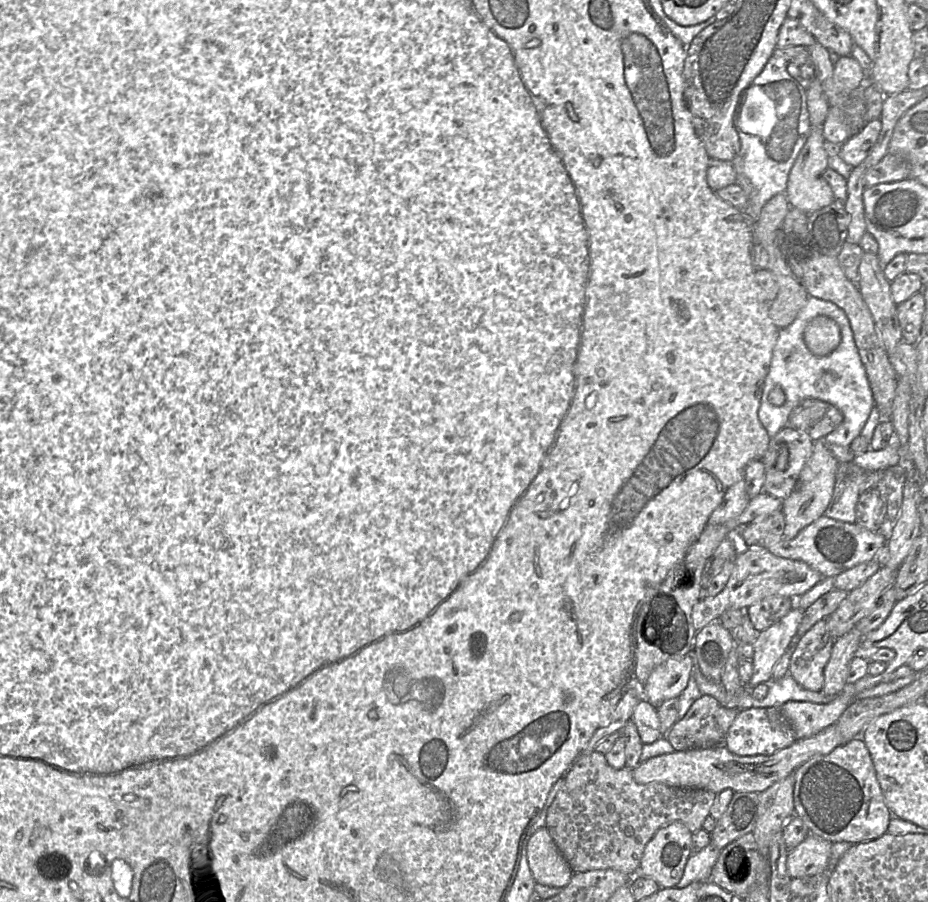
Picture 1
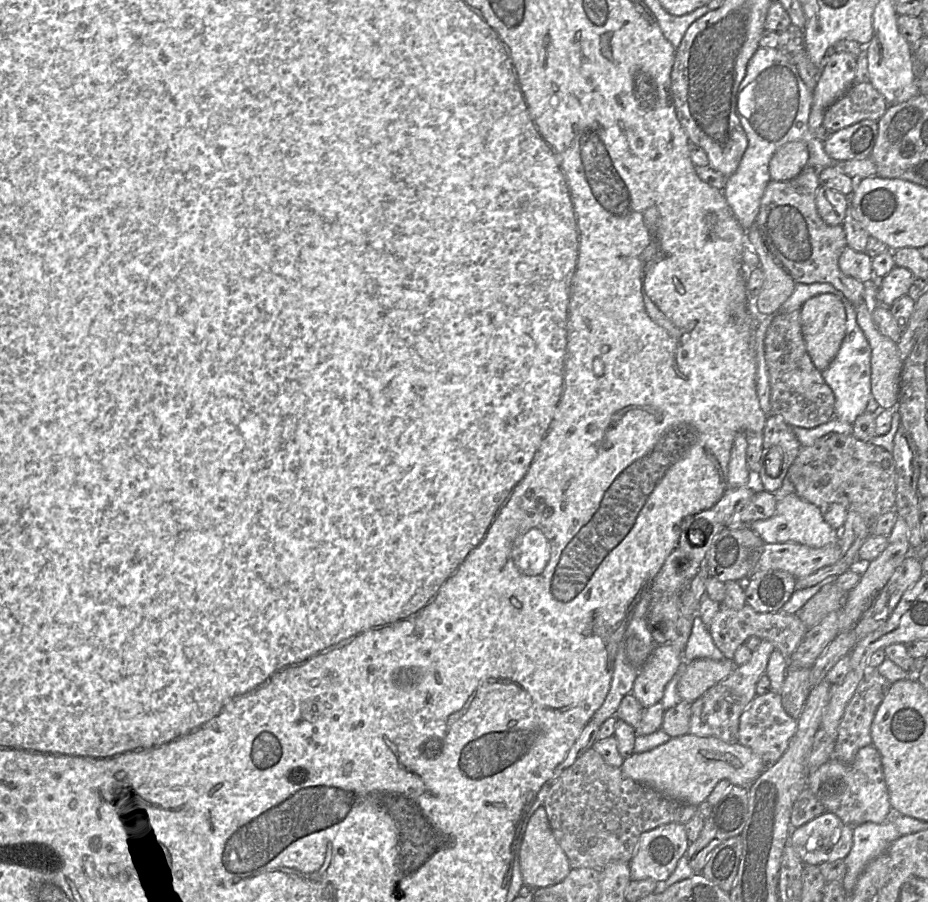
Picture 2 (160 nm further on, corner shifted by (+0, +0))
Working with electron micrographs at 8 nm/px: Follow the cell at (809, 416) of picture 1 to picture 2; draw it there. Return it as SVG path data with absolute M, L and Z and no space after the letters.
M800 310L776 315L766 331L764 351L770 383L770 414L781 416L792 427L814 428L835 416L835 397L807 352Z

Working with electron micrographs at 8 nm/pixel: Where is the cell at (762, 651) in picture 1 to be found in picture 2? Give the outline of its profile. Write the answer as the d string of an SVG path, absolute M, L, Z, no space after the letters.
M761 640L758 648L752 652L751 659L736 669L724 680L709 688L691 704L689 733L700 737L715 737L726 743L738 743L740 717L746 707L757 696L756 686L765 674L768 660L775 649L767 640Z

